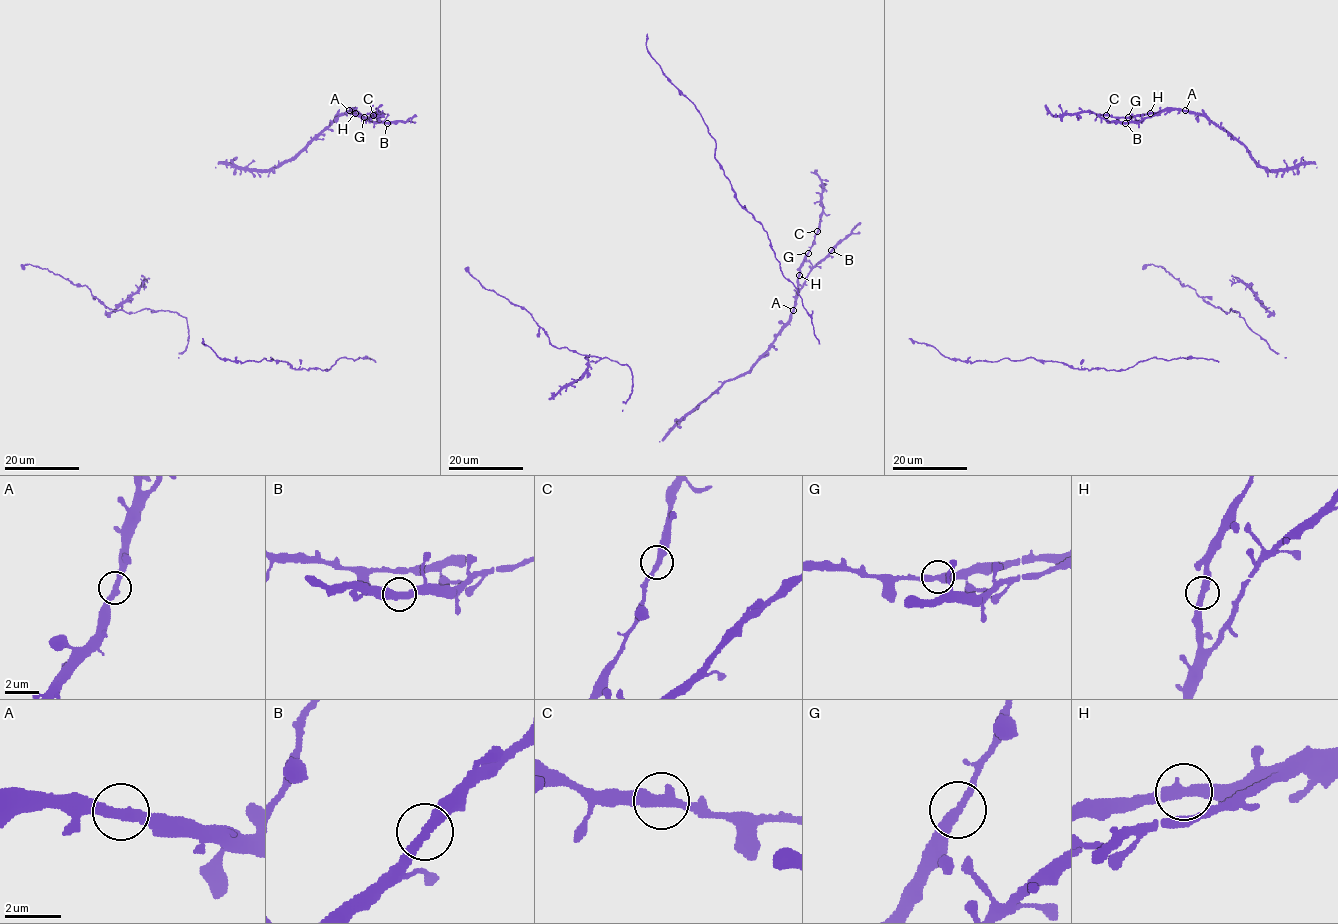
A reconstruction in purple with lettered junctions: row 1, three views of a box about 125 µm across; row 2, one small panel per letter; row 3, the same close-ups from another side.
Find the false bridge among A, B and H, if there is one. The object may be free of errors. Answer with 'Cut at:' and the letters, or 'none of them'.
Cut at: none of them

